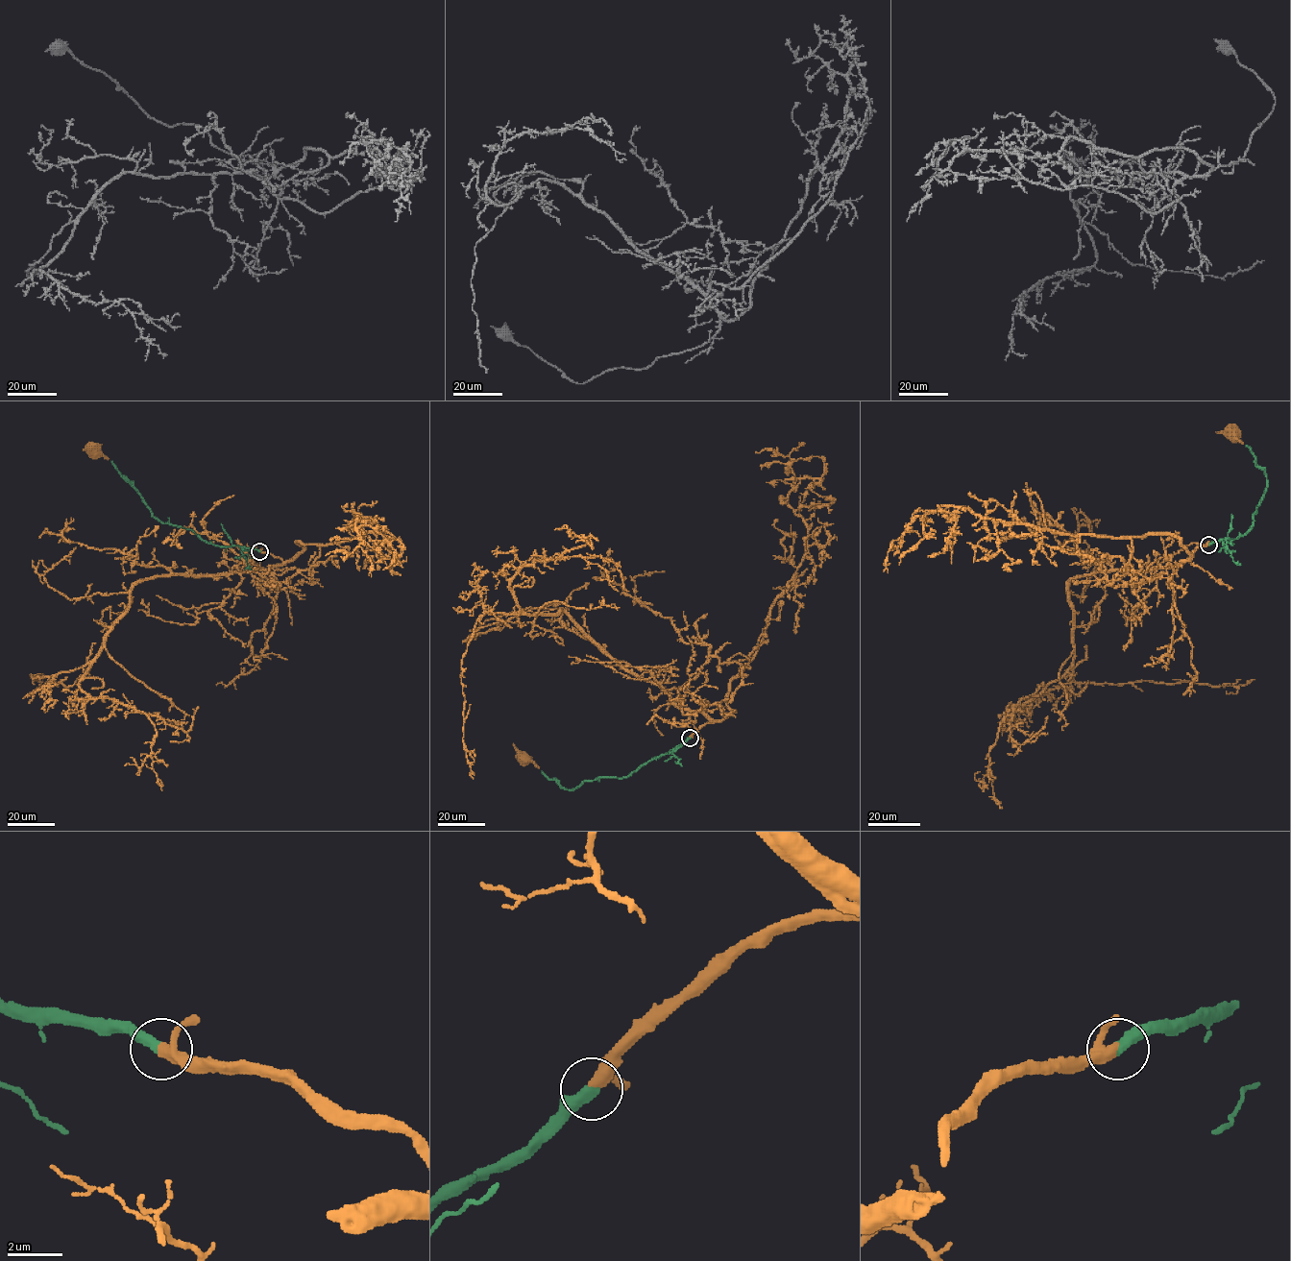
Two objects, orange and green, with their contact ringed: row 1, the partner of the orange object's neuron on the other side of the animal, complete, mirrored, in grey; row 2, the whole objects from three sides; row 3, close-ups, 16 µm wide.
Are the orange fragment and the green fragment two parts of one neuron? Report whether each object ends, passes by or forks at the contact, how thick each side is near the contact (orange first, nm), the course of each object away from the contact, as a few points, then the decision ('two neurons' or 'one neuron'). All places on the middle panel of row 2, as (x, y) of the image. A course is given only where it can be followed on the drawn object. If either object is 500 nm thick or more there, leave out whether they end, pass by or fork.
orange passes by | green ends | 320/440 nm | orange via (690, 737), (713, 722), (567, 629), (567, 602), (553, 603), (486, 620), (475, 639), (522, 760) | green via (690, 737), (668, 752), (642, 764), (626, 777), (599, 777), (585, 780), (574, 789), (562, 788), (541, 770) | one neuron

